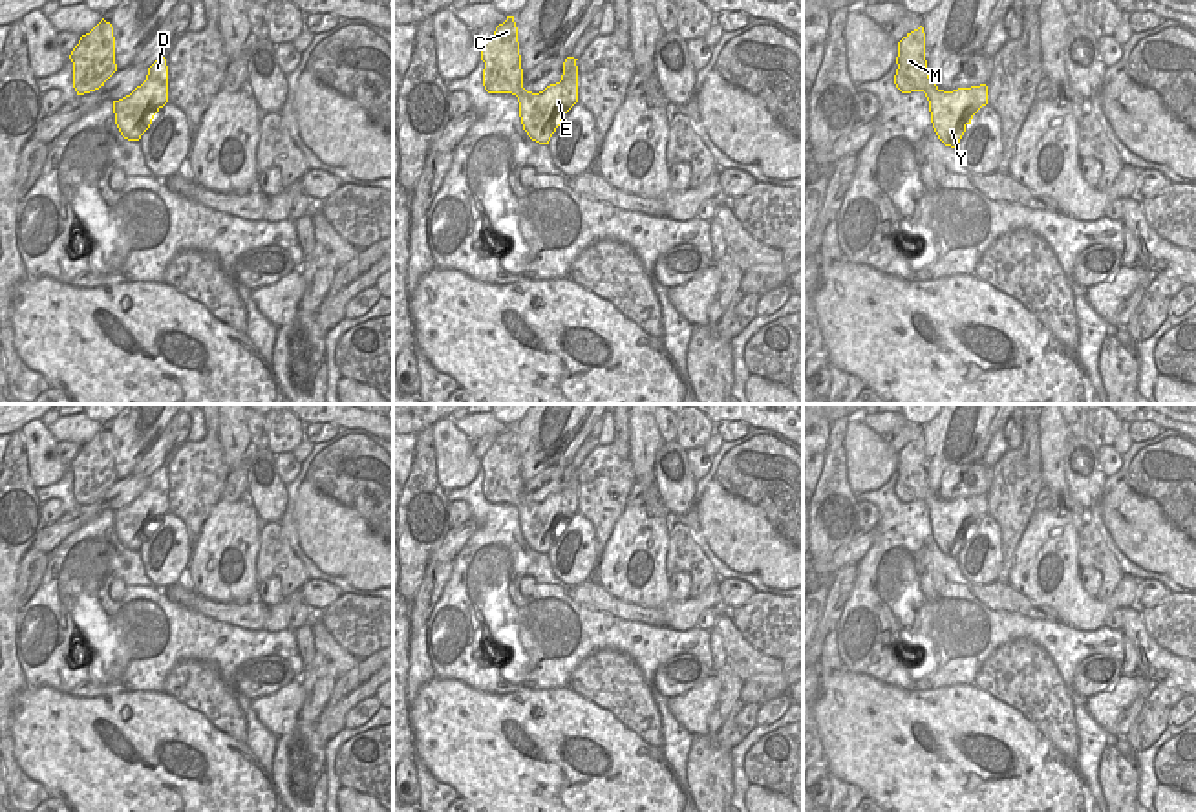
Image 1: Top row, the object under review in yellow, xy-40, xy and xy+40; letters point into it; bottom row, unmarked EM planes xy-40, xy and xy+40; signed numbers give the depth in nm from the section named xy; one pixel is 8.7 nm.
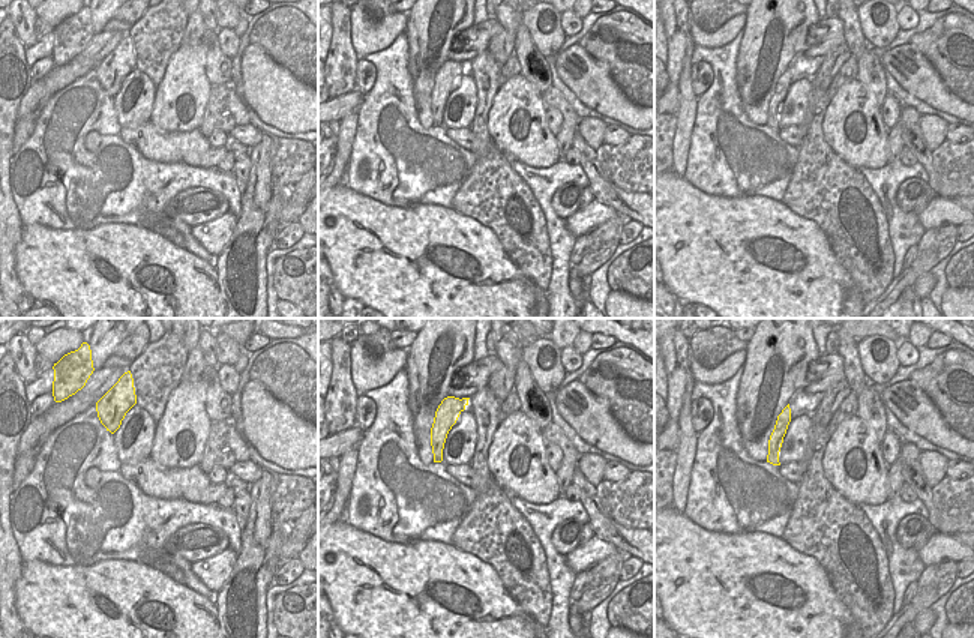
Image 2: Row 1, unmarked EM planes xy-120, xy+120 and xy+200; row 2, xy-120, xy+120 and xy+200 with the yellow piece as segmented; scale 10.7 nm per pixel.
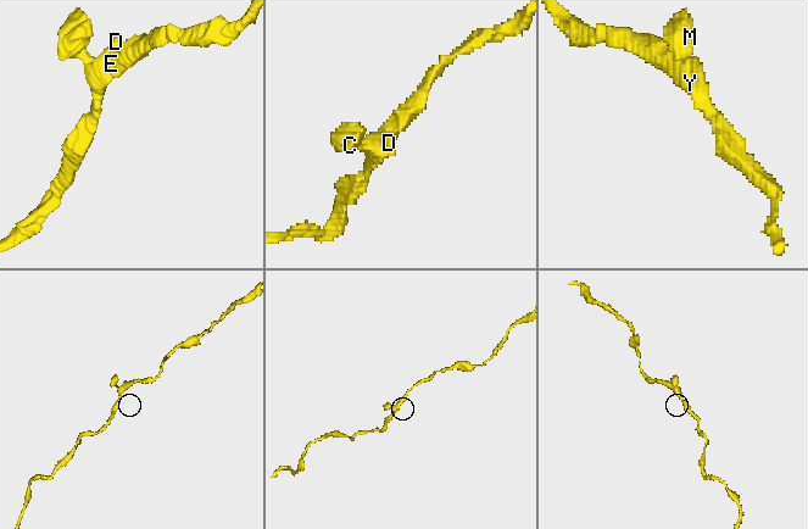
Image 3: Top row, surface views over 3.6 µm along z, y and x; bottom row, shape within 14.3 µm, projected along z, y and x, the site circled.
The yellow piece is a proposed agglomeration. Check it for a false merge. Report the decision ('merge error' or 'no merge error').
no merge error

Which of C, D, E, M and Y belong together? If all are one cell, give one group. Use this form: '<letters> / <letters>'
C D E M Y

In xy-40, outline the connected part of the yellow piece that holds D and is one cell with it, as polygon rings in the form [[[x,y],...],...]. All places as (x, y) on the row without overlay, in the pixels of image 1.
[[[159,466],[150,477],[146,490],[130,505],[113,510],[115,534],[128,550],[139,550],[150,538],[154,525],[168,512],[168,475]]]

